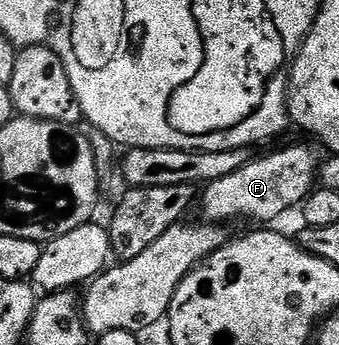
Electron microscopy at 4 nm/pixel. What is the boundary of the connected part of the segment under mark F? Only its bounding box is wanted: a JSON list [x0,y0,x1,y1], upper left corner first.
[201,144,321,222]

